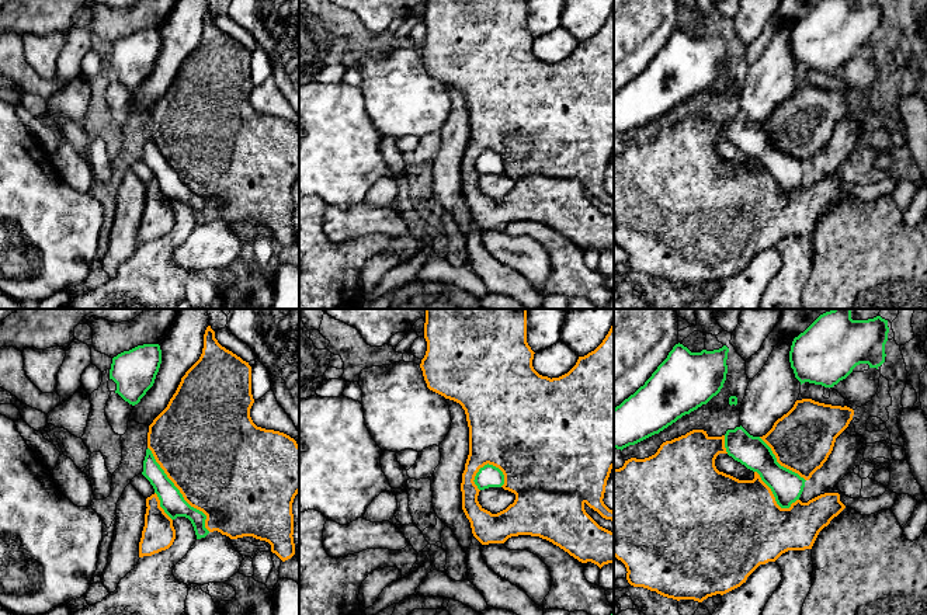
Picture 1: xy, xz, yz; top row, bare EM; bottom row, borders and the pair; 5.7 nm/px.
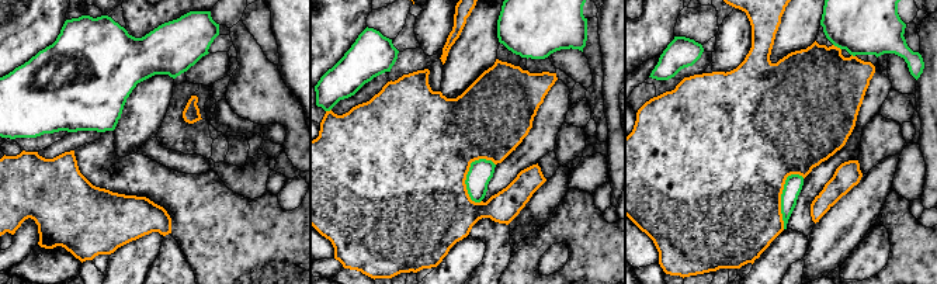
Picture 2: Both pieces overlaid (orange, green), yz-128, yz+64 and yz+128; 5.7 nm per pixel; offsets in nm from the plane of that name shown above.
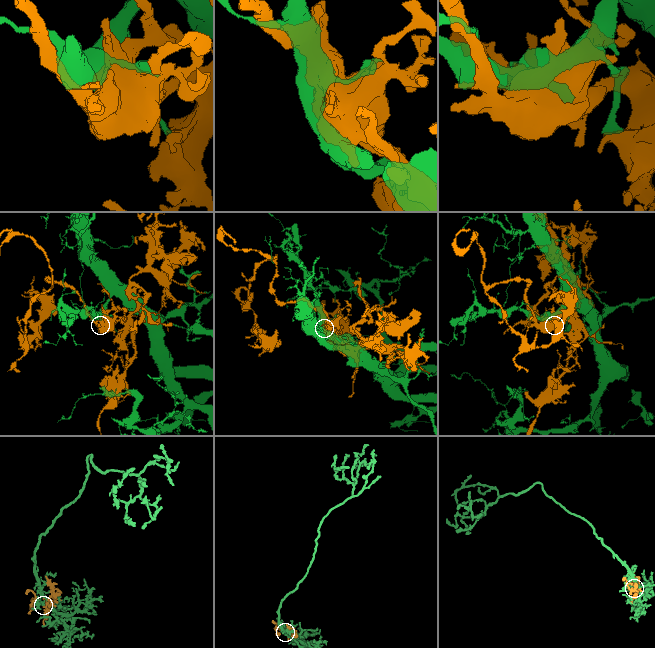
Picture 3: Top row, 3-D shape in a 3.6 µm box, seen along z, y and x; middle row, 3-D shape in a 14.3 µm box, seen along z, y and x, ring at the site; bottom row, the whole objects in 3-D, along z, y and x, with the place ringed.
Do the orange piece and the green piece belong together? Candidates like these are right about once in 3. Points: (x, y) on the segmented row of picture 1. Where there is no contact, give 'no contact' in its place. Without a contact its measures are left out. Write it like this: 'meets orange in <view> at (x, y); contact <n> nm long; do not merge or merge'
meets orange in xy at (180, 492); contact 600 nm long; do not merge

